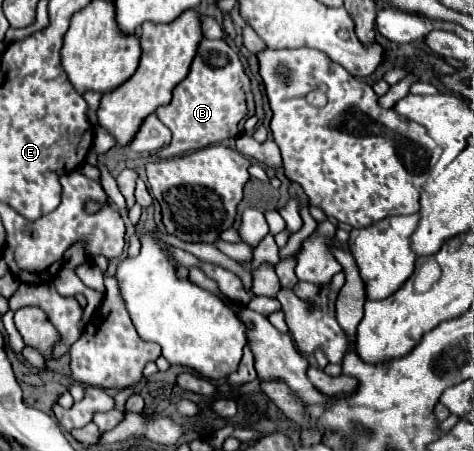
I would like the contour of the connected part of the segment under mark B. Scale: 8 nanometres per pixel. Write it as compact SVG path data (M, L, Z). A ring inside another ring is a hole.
M204 38L198 44L190 74L174 88L172 102L156 110L156 116L172 132L172 142L160 150L162 158L180 156L242 134L244 122L254 116L254 100L238 54L224 40Z

